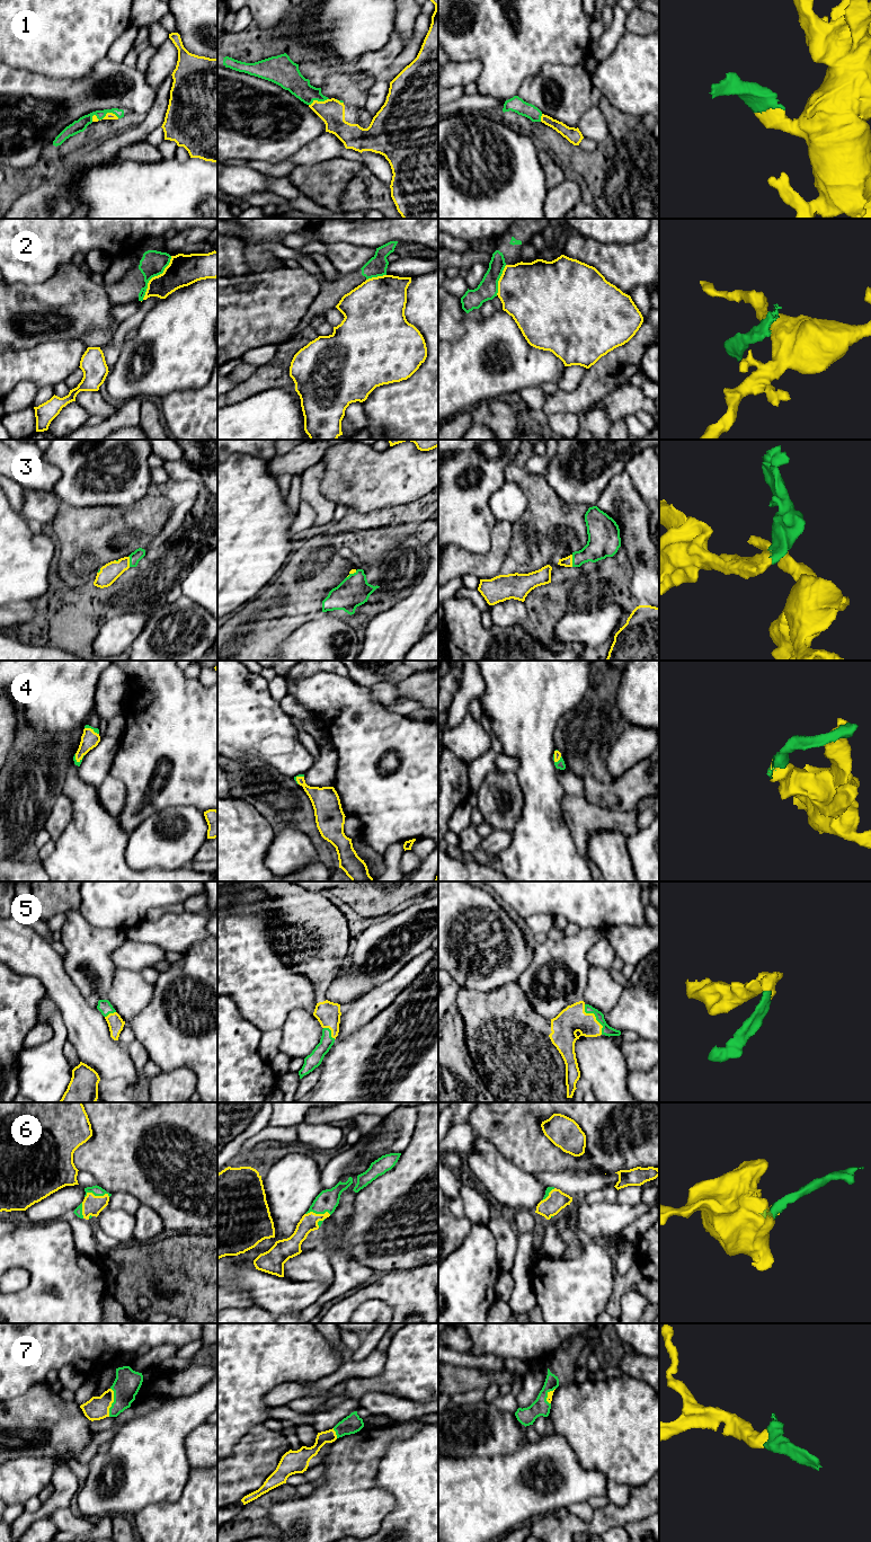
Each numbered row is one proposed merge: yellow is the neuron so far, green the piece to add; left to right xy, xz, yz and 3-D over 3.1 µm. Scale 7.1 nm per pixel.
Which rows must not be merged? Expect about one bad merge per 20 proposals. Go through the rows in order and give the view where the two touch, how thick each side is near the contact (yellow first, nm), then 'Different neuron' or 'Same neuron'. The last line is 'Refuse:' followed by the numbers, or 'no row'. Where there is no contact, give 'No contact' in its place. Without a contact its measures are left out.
1: Touches yellow in xy. Thickness 50 nm (yellow) against 90 nm. Same neuron
2: Touches yellow in xy. Thickness 220 nm (yellow) against 180 nm. Different neuron
3: Touches yellow in yz. Thickness 70 nm (yellow) against 200 nm. Same neuron
4: Touches yellow in xy. Thickness 130 nm (yellow) against 30 nm. Same neuron
5: Touches yellow in yz. Thickness 190 nm (yellow) against 70 nm. Same neuron
6: Touches yellow in xy. Thickness 150 nm (yellow) against 70 nm. Same neuron
7: Touches yellow in xy. Thickness 170 nm (yellow) against 190 nm. Same neuron
Refuse: 2

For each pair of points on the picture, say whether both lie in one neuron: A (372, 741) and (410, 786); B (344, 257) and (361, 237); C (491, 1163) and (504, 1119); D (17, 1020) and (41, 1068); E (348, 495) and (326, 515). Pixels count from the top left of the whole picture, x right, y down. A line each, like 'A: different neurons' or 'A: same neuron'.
A: same neuron
B: different neurons
C: different neurons
D: different neurons
E: different neurons

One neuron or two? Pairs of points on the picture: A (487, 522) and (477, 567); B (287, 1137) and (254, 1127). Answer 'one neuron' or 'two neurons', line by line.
A: two neurons
B: two neurons

